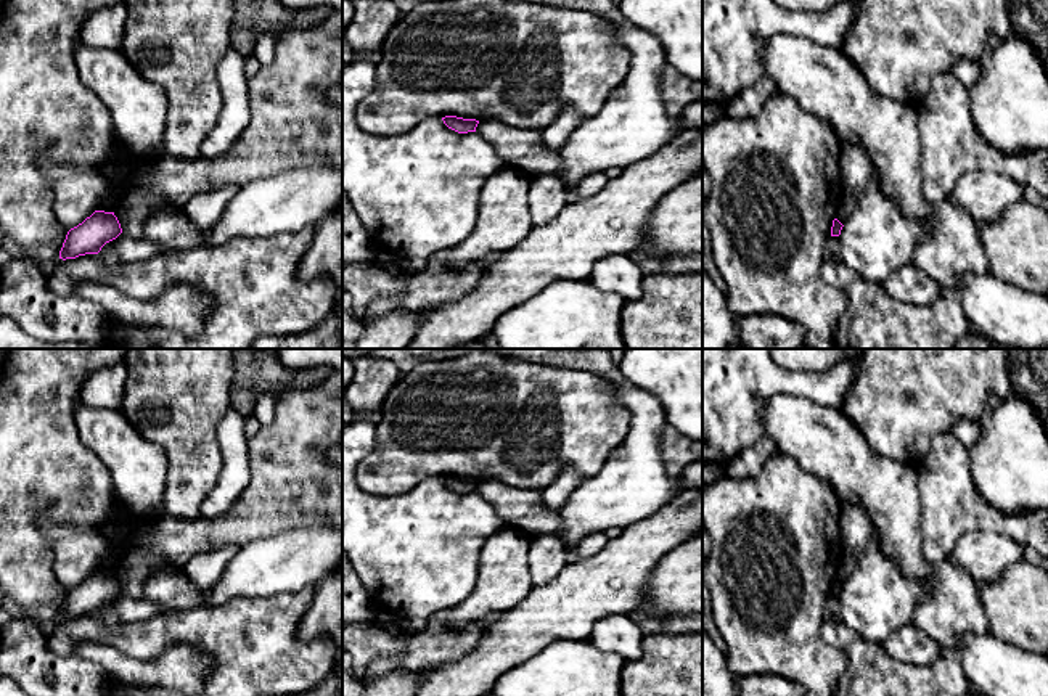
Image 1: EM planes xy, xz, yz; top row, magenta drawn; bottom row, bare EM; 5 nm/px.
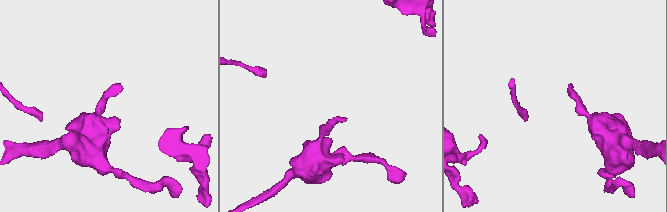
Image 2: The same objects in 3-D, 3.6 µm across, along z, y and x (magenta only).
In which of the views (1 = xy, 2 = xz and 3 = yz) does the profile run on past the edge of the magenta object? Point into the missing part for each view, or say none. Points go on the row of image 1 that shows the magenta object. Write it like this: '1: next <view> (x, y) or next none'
1: next none
2: next none
3: next none

